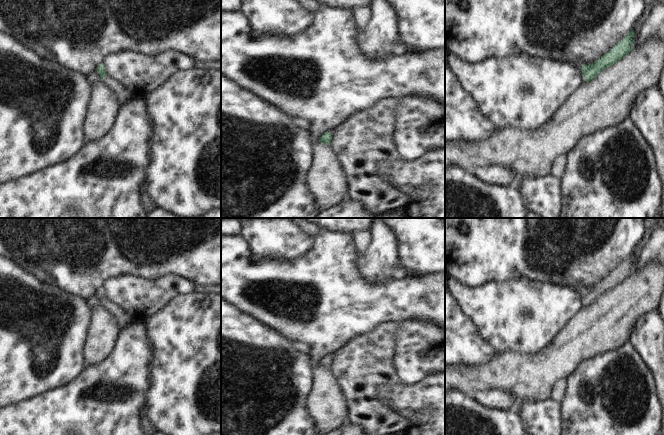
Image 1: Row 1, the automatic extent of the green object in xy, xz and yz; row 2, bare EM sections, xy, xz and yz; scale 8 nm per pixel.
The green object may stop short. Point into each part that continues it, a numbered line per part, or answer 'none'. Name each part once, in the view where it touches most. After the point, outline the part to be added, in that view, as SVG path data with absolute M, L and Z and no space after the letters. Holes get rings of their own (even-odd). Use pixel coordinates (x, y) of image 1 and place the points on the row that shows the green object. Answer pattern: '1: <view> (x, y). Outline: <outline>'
1: xy (122, 94). Outline: M108 76L103 77L103 84L108 87L116 96L119 106L123 103L131 100L131 95L127 88L125 88L120 83L116 82L115 80L111 79Z

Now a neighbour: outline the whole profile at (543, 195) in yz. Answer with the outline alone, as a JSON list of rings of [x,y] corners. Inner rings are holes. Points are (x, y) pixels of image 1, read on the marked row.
[[[552,173],[545,177],[524,177],[519,185],[519,191],[527,212],[533,211],[543,218],[560,218],[562,211],[562,179]]]

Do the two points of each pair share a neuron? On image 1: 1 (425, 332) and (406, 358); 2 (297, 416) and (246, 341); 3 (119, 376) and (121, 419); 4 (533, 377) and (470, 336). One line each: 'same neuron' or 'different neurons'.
1: same neuron
2: same neuron
3: same neuron
4: different neurons

